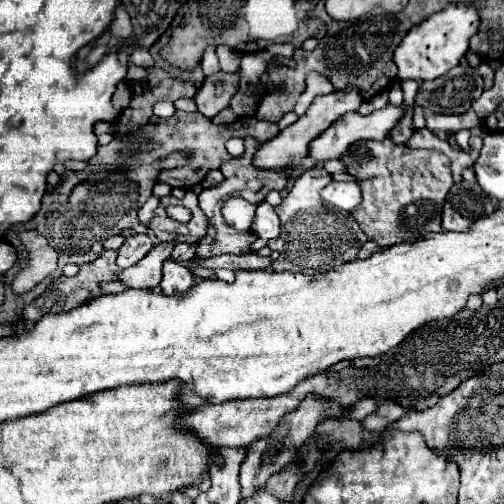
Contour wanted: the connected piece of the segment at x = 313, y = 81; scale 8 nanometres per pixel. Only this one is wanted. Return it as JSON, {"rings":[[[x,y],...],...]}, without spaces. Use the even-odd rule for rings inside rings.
{"rings":[[[309,73],[309,77],[307,77],[307,89],[305,89],[303,95],[299,97],[299,101],[297,101],[297,105],[295,105],[295,113],[297,113],[297,115],[303,115],[303,113],[309,109],[309,105],[313,103],[315,97],[327,95],[327,93],[333,93],[333,91],[335,91],[335,89],[333,89],[333,85],[329,85],[329,79],[323,79],[323,77],[317,75],[317,73]]]}

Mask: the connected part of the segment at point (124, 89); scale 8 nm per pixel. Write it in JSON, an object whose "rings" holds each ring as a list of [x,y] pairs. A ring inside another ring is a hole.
{"rings":[[[121,81],[121,83],[117,85],[115,93],[113,93],[113,107],[121,113],[123,109],[129,107],[131,95],[133,95],[133,93],[131,93],[131,89],[129,89],[129,83],[127,83],[127,81]]]}

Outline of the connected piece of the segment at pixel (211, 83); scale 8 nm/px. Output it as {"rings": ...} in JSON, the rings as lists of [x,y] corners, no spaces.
{"rings":[[[219,71],[217,75],[205,77],[201,91],[195,95],[197,111],[203,113],[205,117],[213,117],[221,109],[229,107],[229,101],[239,91],[239,81],[241,81],[241,71],[235,73]]]}

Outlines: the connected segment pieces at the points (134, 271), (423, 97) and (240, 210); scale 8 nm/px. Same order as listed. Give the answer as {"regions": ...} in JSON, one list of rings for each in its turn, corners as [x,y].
{"regions":[[[[167,241],[167,243],[155,245],[139,263],[135,263],[133,267],[123,269],[119,279],[125,285],[133,287],[133,289],[149,289],[149,287],[159,285],[161,267],[171,257],[173,247],[175,247],[175,241]]],[[[459,65],[439,79],[421,83],[417,91],[417,105],[429,107],[441,115],[461,115],[471,109],[471,103],[479,99],[483,91],[483,79],[477,69]]],[[[229,199],[229,203],[223,207],[223,217],[233,229],[249,231],[255,217],[255,205],[245,199]]]]}

